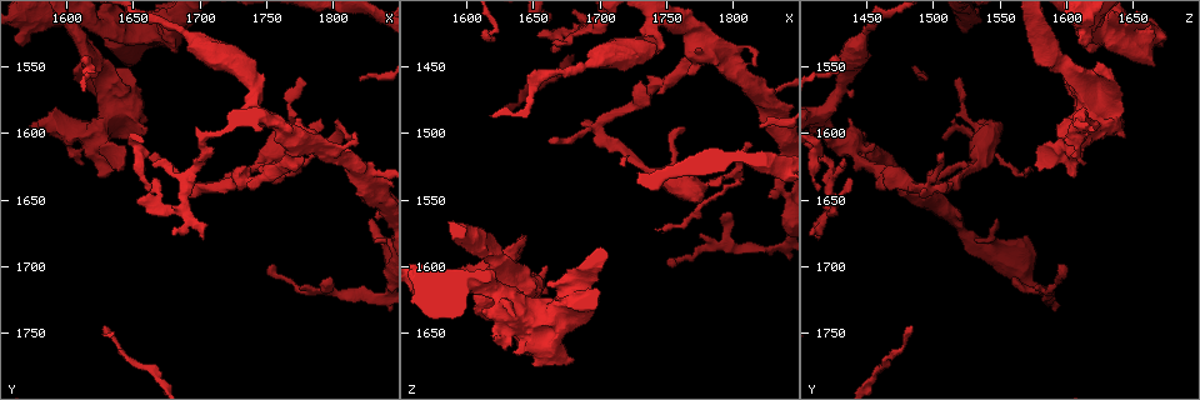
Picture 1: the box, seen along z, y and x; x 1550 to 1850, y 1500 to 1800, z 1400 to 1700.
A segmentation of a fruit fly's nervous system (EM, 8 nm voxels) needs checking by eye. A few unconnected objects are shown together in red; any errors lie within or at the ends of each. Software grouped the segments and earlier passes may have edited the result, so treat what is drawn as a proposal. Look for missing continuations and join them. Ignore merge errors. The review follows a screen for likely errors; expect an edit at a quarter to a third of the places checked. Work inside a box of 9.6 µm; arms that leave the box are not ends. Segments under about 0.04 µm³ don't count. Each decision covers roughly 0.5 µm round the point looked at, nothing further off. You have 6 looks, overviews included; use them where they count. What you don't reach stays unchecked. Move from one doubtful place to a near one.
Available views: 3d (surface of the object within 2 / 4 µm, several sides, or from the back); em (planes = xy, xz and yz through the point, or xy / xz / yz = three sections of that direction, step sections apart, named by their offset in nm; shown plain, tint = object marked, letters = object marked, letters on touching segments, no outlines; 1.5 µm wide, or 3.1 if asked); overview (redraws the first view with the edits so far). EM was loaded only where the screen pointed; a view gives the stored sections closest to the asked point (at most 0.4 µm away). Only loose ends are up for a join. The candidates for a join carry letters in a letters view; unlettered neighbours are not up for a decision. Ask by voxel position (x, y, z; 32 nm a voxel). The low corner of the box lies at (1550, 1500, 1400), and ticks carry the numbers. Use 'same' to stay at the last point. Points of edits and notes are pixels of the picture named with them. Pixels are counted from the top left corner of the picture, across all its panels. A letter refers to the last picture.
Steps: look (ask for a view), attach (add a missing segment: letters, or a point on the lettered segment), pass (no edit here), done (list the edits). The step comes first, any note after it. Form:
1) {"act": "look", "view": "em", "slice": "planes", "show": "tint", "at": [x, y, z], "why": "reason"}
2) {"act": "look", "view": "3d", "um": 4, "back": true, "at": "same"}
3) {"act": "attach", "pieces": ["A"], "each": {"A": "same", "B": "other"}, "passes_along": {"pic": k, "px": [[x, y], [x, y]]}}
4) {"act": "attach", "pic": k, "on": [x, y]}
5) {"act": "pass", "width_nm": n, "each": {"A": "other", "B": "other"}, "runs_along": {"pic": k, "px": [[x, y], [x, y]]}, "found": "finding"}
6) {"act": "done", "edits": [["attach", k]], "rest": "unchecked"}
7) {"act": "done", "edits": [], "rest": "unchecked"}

{"act": "look", "view": "3d", "um": 2, "back": true, "at": [1680, 1532, 1668], "why": "thick end"}

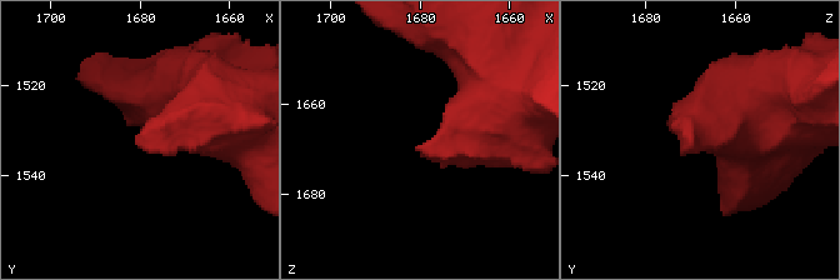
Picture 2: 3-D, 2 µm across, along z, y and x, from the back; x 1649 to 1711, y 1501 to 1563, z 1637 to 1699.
{"act": "look", "view": "em", "slice": "xz", "step": 4, "show": "letters", "at": [1679, 1534, 1669], "why": "need the tissue"}

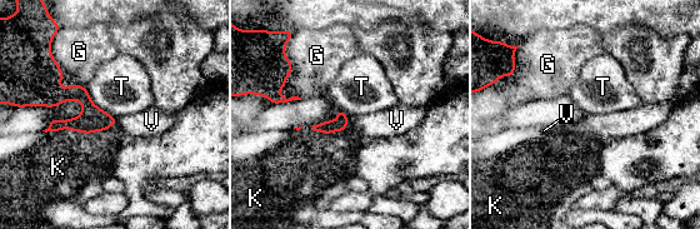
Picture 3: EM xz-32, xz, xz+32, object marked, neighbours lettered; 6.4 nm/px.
{"act": "attach", "pieces": ["K"], "each": {"G": "other", "K": "same", "T": "other", "V": "other"}, "passes_along": {"pic": 3, "px": [[91, 119], [80, 130], [63, 163]]}, "found": "the neuron continues"}

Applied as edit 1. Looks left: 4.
{"act": "look", "view": "overview"}

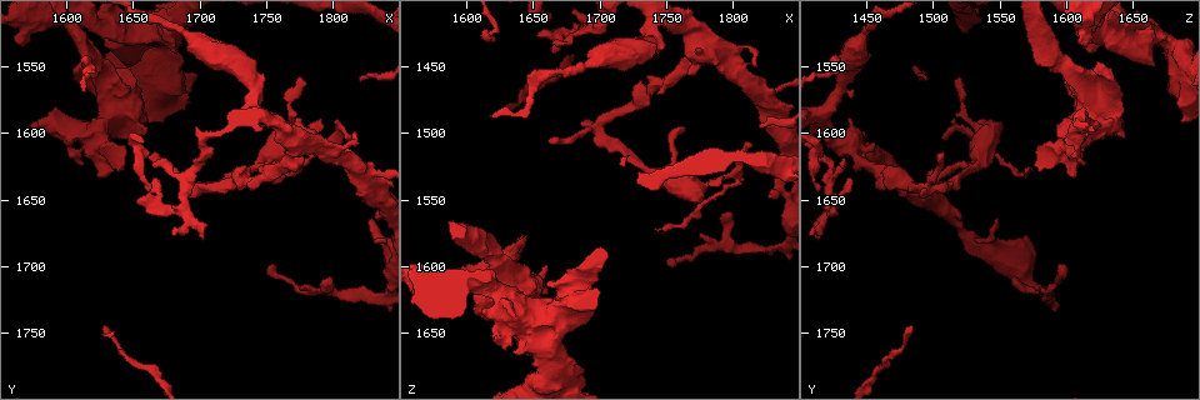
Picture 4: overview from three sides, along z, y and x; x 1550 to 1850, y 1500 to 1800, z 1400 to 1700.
{"act": "look", "view": "em", "slice": "planes", "show": "letters", "at": [1818, 1600, 1448], "why": "an open end"}

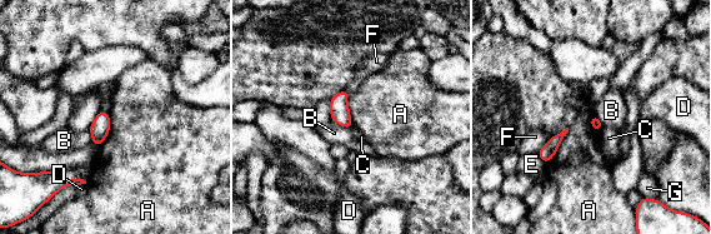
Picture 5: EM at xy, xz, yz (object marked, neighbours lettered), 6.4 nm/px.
{"act": "pass", "each": {"A": "other", "B": "other", "C": "other", "D": "other", "E": "other", "F": "other", "G": "other"}, "border": {"pic": 5, "px": [[569, 128], [556, 153], [545, 164]]}, "found": "no lettered segment goes on from it"}

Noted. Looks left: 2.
{"act": "done", "edits": [["attach", 3]], "rest": "unchecked"}

